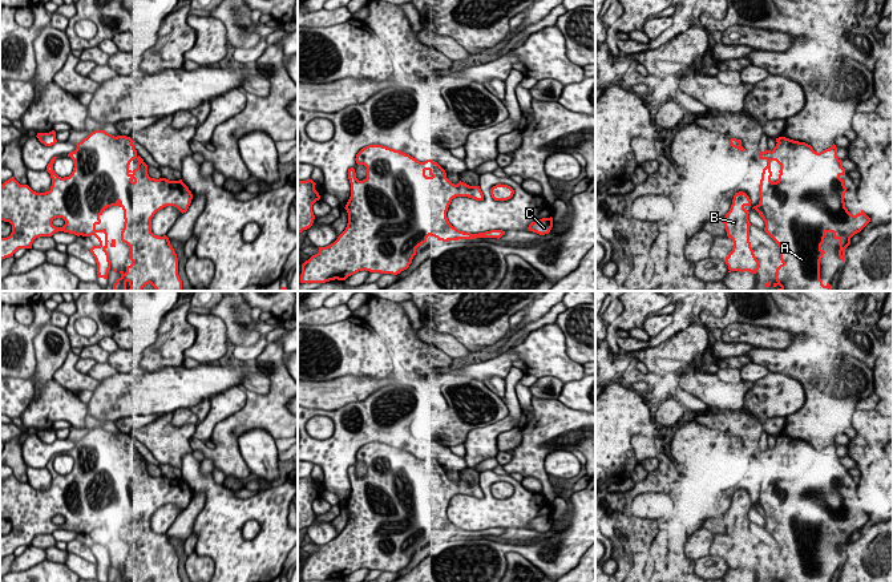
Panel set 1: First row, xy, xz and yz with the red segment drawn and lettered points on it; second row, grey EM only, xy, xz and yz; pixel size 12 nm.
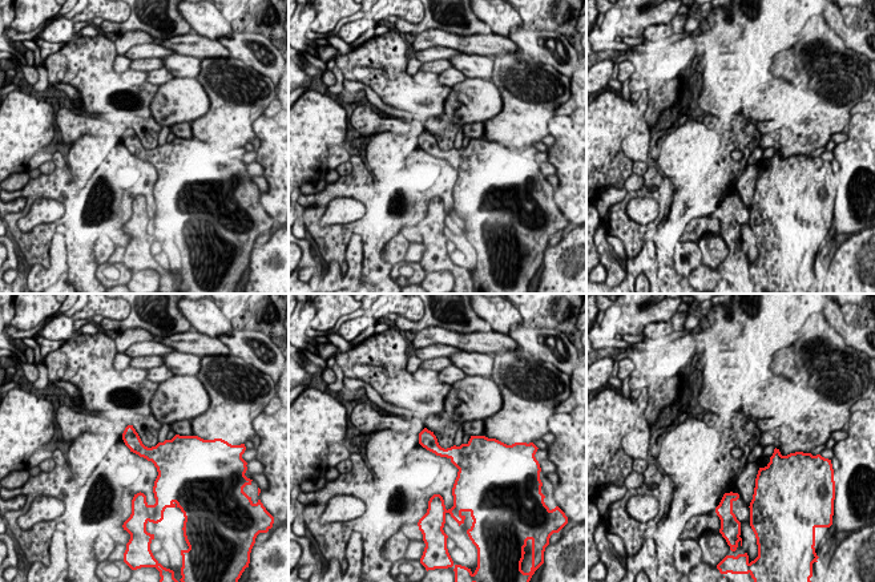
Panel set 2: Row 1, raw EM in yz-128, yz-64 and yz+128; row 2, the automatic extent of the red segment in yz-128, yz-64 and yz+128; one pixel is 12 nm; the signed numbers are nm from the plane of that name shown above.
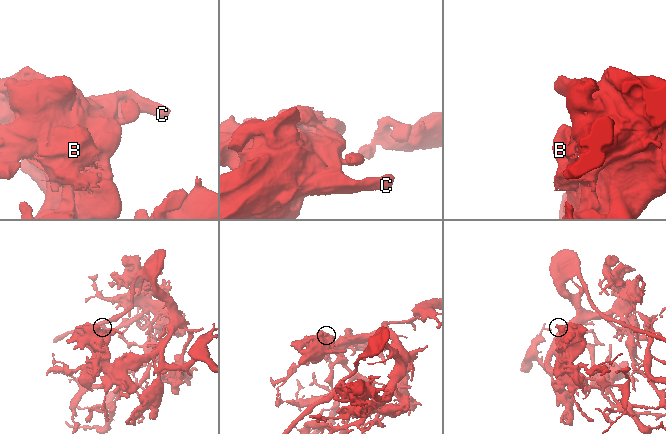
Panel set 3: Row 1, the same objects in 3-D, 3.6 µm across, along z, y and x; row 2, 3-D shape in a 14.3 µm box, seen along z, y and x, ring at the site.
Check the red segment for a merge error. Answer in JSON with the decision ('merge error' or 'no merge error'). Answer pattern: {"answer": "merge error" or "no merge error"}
{"answer": "merge error"}

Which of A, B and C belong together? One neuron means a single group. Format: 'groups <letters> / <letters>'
groups A C / B

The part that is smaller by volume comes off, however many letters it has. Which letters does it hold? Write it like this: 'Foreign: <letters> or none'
Foreign: B

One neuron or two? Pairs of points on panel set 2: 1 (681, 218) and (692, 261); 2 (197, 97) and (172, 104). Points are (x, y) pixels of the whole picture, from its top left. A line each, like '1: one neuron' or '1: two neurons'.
1: two neurons
2: one neuron

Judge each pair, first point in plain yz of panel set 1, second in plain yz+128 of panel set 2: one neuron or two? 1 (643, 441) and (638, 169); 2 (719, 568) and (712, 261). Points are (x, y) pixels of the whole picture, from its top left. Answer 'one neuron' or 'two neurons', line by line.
1: two neurons
2: two neurons

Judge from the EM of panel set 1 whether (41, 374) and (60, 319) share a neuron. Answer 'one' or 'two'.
one

